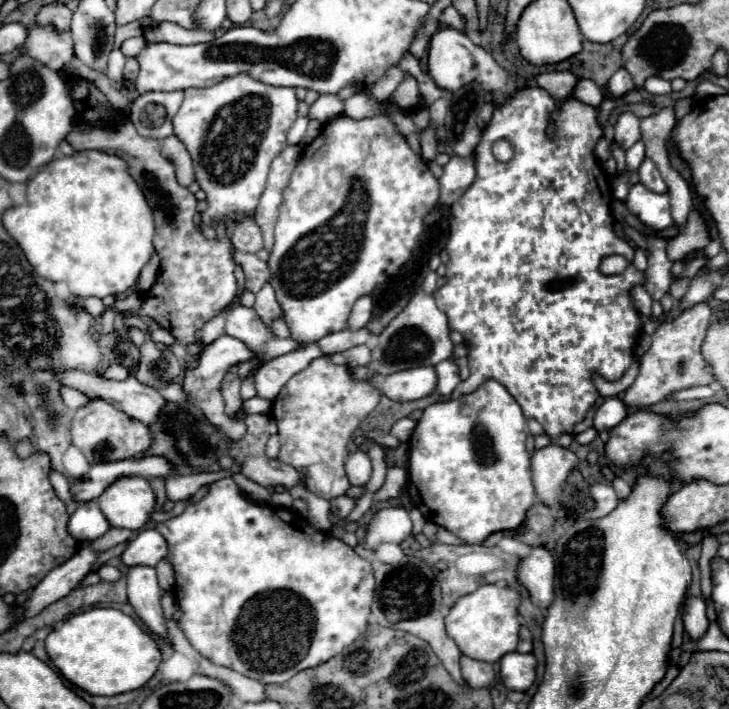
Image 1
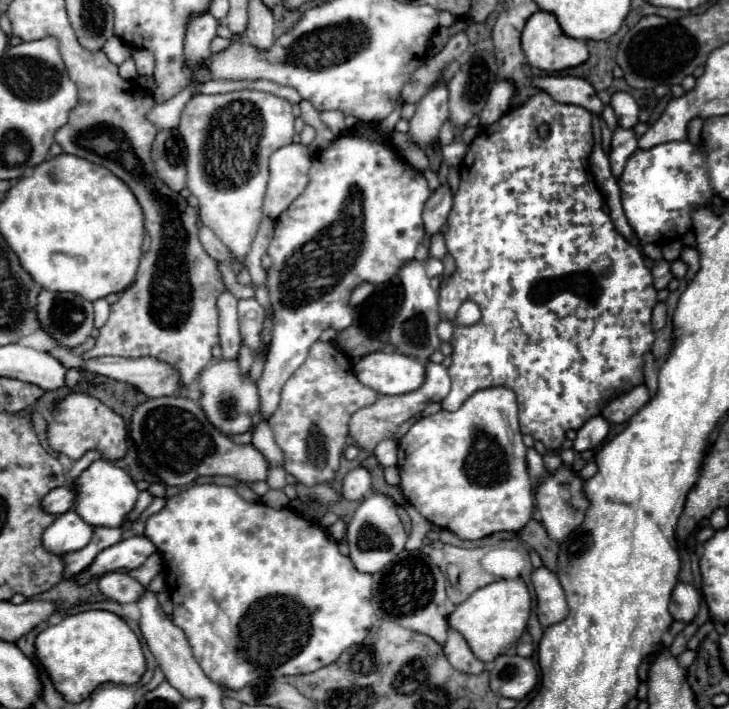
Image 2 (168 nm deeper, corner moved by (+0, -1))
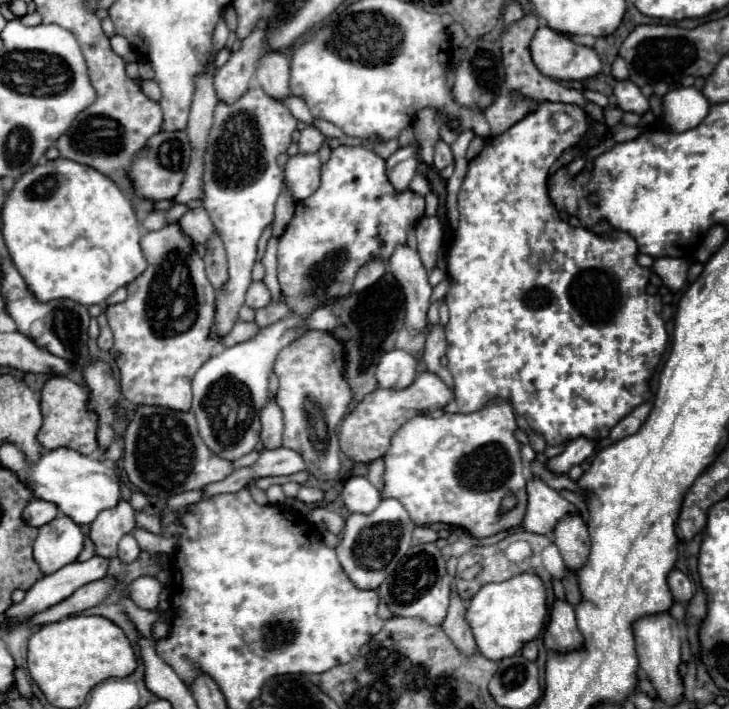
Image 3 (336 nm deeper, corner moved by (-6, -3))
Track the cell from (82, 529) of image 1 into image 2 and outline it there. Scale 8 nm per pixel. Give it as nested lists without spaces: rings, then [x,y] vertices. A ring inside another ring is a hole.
[[[74,510],[58,514],[52,526],[44,530],[44,548],[56,556],[76,552],[92,540],[94,528],[86,524]]]

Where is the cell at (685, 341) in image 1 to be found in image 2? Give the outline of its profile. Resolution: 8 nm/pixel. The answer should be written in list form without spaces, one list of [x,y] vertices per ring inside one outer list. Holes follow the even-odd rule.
[[[636,386],[636,388],[630,390],[628,394],[622,394],[622,396],[614,398],[614,400],[602,410],[602,416],[604,416],[604,420],[608,420],[610,424],[624,424],[624,422],[628,422],[628,418],[632,418],[640,408],[644,408],[648,400],[650,400],[650,394],[648,394],[646,386]]]

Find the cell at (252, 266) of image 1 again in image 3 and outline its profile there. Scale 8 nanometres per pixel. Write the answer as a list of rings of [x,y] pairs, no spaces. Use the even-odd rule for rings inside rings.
[[[204,208],[188,210],[180,220],[180,228],[196,242],[196,244],[208,244],[214,236],[214,226],[210,224],[210,218],[206,216]]]

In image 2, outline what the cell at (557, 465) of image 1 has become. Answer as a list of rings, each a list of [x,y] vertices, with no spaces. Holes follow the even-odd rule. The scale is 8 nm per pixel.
[[[562,466],[552,476],[546,476],[542,480],[542,484],[536,488],[536,508],[540,512],[540,522],[554,542],[562,542],[572,530],[582,524],[588,508],[588,498],[582,492],[582,480],[574,476],[570,466]]]

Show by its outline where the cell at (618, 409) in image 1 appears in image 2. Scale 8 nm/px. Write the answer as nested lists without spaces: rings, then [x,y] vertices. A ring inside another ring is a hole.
[[[602,416],[590,418],[578,432],[576,440],[572,442],[572,450],[584,452],[584,450],[594,450],[600,446],[600,442],[606,438],[610,424]]]

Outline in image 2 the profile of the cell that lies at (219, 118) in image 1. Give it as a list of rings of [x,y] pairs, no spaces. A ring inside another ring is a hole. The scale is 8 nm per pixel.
[[[238,90],[222,96],[194,96],[184,112],[178,126],[186,150],[188,150],[188,190],[198,198],[200,220],[204,226],[212,228],[216,236],[232,250],[232,258],[246,258],[258,226],[264,218],[264,194],[268,184],[268,160],[272,152],[280,146],[292,142],[294,136],[294,114],[292,104],[284,98],[258,92],[258,90]]]

